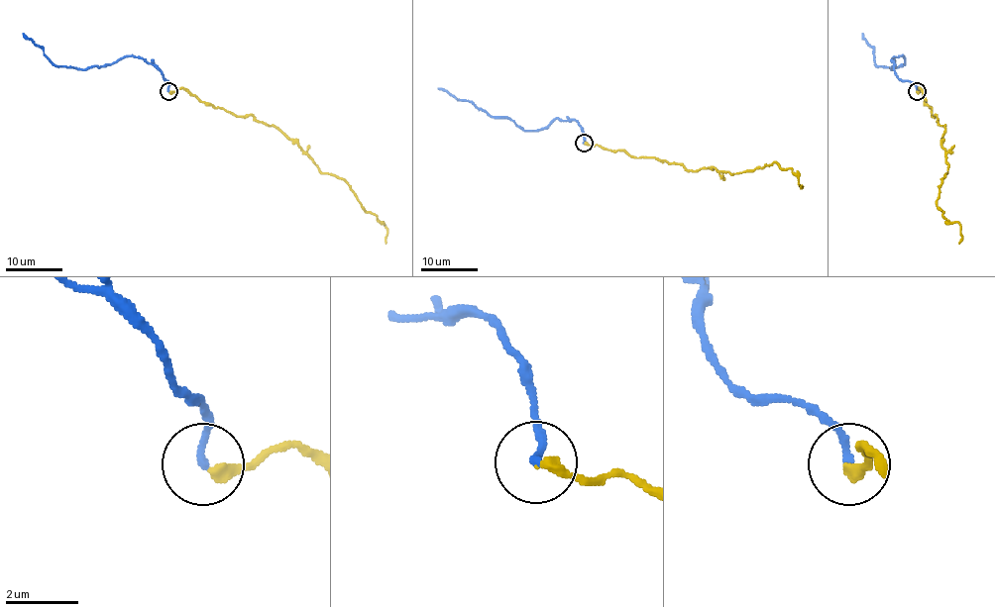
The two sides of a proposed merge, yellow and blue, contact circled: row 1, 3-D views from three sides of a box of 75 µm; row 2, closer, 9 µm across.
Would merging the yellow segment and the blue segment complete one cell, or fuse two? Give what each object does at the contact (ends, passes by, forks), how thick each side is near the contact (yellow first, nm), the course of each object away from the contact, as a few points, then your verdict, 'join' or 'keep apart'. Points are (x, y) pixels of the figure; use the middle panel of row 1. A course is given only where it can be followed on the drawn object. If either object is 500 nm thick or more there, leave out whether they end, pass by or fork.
yellow ends | blue ends | 280/200 nm | yellow via (584, 143), (692, 169), (714, 168), (736, 173), (776, 162), (782, 168), (792, 169), (801, 185) | blue via (584, 143), (583, 127), (575, 120), (558, 118), (545, 127), (522, 130), (508, 118), (491, 117), (438, 88) | join

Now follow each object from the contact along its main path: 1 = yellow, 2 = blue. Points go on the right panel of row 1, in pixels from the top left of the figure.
1: (917, 92), (943, 126), (947, 171), (937, 204), (960, 226), (959, 243)
2: (917, 90), (894, 72), (892, 59), (904, 57), (904, 63), (891, 69), (877, 66), (874, 50), (862, 34)

